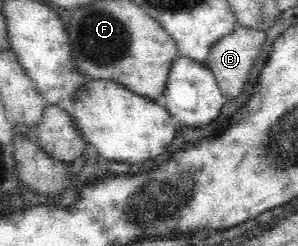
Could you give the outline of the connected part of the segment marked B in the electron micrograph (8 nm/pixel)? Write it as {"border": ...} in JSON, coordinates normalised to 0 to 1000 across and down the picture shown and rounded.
{"border":[[[795,89],[779,130],[742,146],[695,203],[688,264],[715,293],[728,346],[758,402],[768,394],[795,398],[812,382],[839,289],[852,272],[852,252],[866,220],[872,220],[889,150],[886,130],[883,122],[826,110],[826,102]]]}

